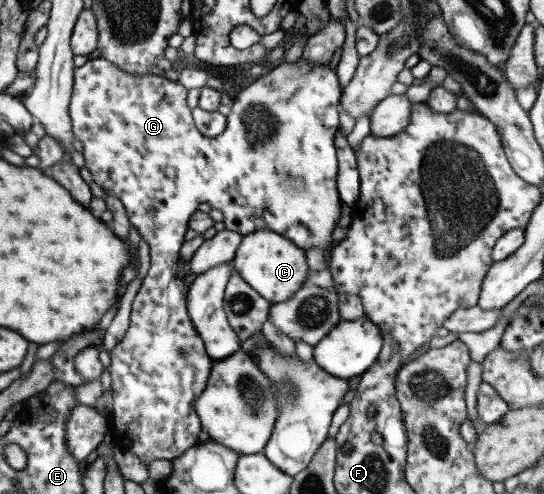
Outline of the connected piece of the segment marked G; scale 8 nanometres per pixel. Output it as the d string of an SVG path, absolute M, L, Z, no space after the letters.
M91 56L82 66L74 68L72 95L68 104L72 135L82 143L81 153L85 160L85 167L91 173L91 178L103 191L110 192L118 201L122 202L129 225L136 229L136 232L148 244L150 250L150 268L146 271L144 279L138 282L140 285L134 287L135 297L131 302L128 328L126 328L126 332L124 332L120 341L108 351L110 353L108 375L112 382L112 410L110 411L111 416L107 417L107 429L112 435L112 445L134 453L146 468L148 463L154 461L154 459L173 460L184 453L186 449L197 443L198 433L202 430L195 412L194 401L196 401L200 392L205 389L212 368L212 359L205 352L202 338L194 330L194 324L192 324L186 310L186 291L189 287L186 287L183 281L176 277L178 260L180 259L179 250L184 243L183 234L188 228L189 217L197 210L196 207L200 203L208 203L211 208L218 209L222 213L224 227L242 236L258 232L258 229L268 229L270 232L281 234L282 237L289 239L299 249L320 249L326 256L335 243L332 241L332 231L336 229L336 221L340 217L340 205L343 204L338 198L335 185L337 159L333 143L334 134L338 130L339 97L341 95L335 70L330 69L328 65L314 65L314 63L308 63L301 58L293 63L283 61L265 75L255 77L251 84L236 94L230 112L225 117L226 124L223 132L210 138L201 137L196 129L191 117L191 110L186 104L186 91L187 89L180 83L166 79L164 76L151 73L134 76L134 74L123 72L118 66L111 64L104 58Z

